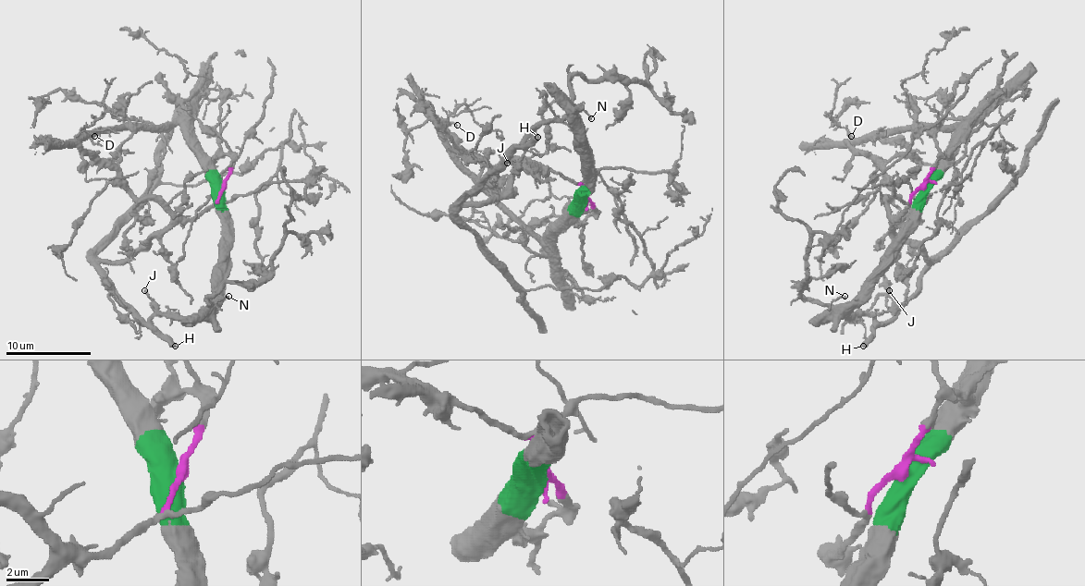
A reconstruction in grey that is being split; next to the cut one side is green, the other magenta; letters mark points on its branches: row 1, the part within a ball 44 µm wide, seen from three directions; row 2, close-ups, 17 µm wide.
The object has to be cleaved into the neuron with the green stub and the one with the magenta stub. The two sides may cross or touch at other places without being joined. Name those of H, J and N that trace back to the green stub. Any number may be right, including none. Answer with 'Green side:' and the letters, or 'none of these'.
Green side: N

